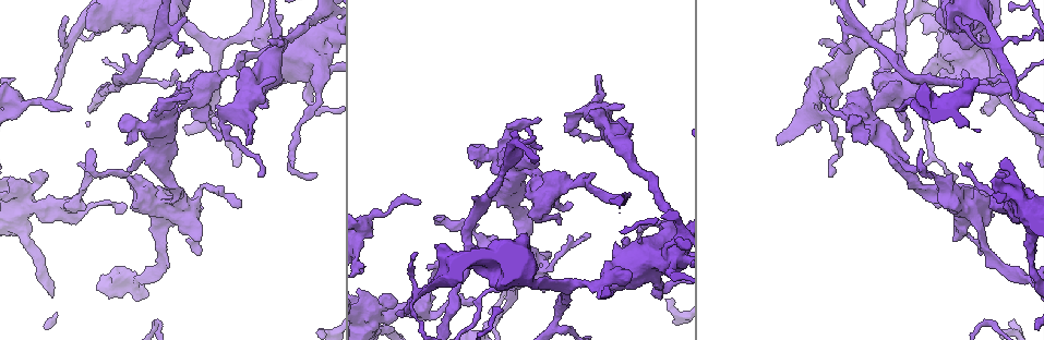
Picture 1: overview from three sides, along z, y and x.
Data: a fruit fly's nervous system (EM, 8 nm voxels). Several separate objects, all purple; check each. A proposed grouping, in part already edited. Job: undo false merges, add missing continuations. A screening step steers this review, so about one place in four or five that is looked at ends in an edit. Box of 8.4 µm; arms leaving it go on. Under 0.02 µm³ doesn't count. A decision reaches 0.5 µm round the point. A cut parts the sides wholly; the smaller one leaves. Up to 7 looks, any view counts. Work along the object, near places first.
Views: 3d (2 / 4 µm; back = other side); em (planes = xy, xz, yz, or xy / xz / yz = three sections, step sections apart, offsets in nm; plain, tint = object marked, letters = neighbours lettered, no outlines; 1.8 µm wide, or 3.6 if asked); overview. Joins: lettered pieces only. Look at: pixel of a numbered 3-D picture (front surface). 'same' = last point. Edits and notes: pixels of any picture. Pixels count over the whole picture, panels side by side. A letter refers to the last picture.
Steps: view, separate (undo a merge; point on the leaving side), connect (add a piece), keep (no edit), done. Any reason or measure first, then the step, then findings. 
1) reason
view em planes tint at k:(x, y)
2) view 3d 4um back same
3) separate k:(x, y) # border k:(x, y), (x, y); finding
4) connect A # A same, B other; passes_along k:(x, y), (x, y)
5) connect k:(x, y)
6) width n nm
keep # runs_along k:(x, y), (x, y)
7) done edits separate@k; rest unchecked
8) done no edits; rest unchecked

four or more arms meet
view 3d 4um at 1:(177, 205)

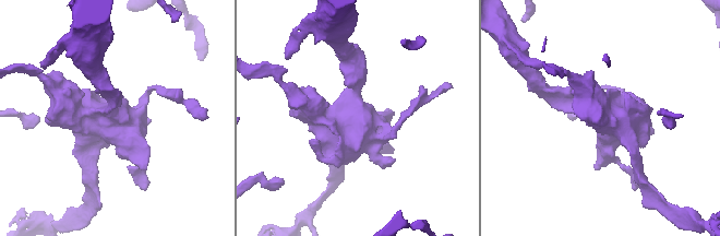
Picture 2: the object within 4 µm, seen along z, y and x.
shape alone is not enough
view em 3.6um planes plain at 2:(113, 118)

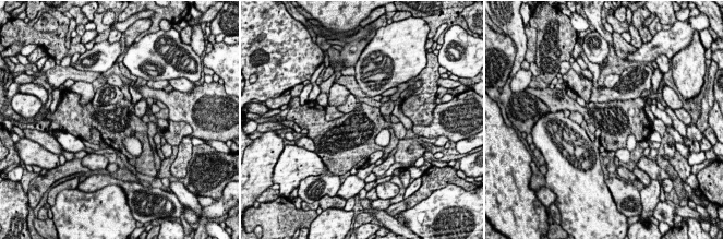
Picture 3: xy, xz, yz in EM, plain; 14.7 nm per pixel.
what lies round it
view em 3.6um planes letters same

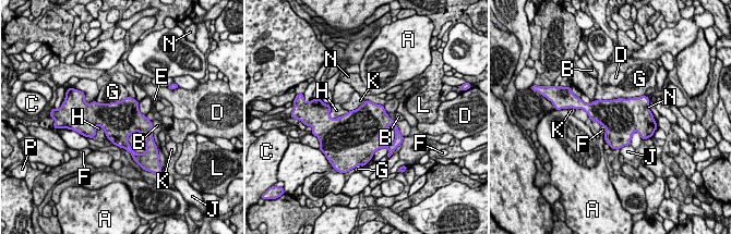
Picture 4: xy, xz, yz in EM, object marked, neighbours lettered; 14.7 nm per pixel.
keep # A other, B other, C other, D other, E other, F other, G other, H other, J other, K other, L other, N other, P other; border 4:(601, 125), (604, 127), (603, 135); one neuron here

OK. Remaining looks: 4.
small branch off a trunk
view 3d 4um at 1:(375, 317)

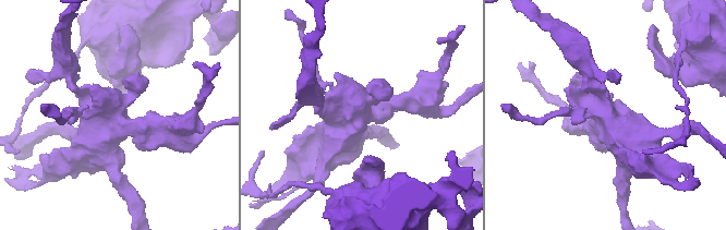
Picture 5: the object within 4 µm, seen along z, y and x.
now the EM
view em 3.6um xy step 8 tint at 5:(362, 113)

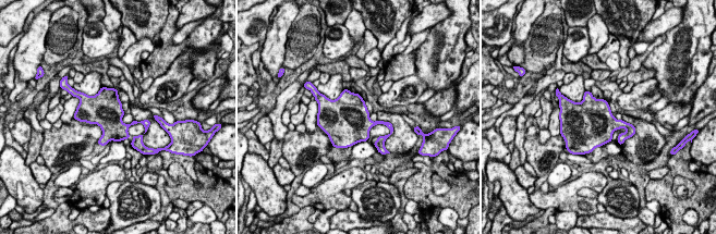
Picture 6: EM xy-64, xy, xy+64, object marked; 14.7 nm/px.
see the neighbours
view em 3.6um xy step 8 letters same

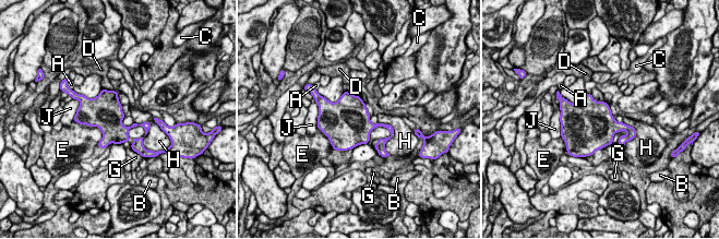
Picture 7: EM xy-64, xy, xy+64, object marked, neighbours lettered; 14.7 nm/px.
keep # A other, B other, C other, D other, E other, G other, H other, J other; continuous, no second neuron

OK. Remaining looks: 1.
done no edits; rest unchecked

